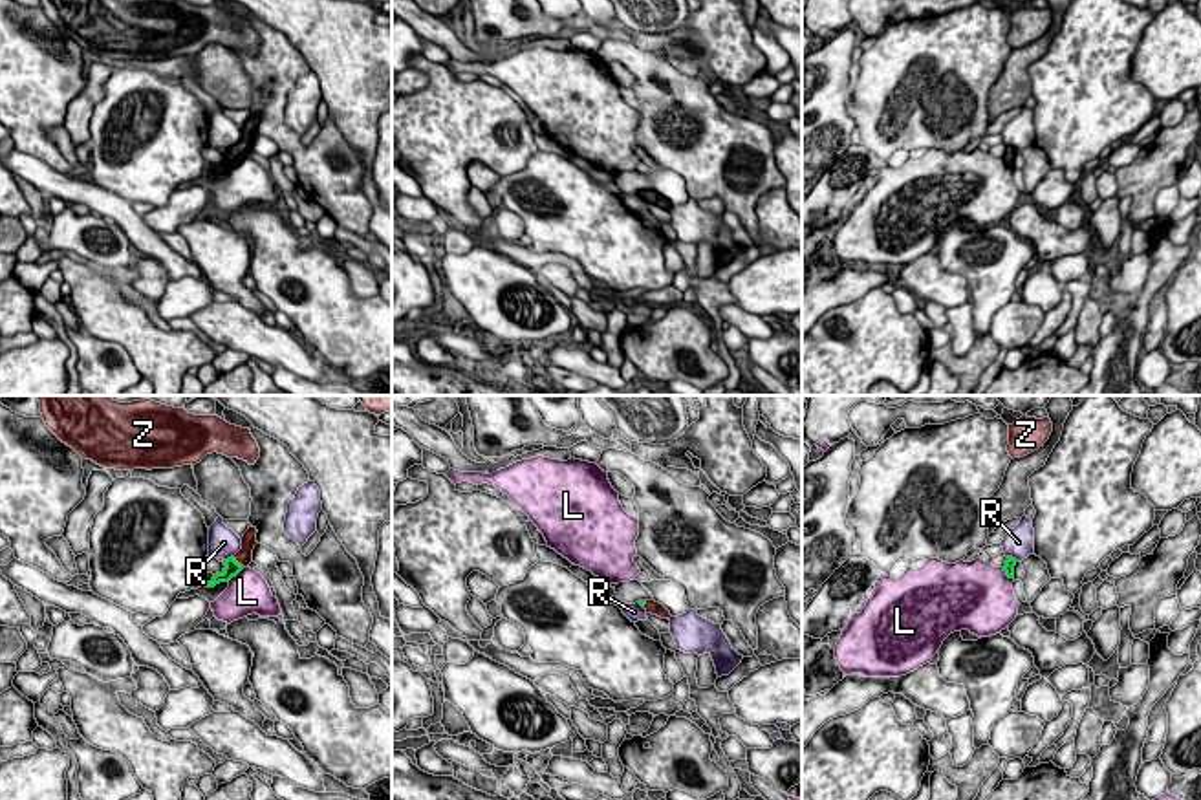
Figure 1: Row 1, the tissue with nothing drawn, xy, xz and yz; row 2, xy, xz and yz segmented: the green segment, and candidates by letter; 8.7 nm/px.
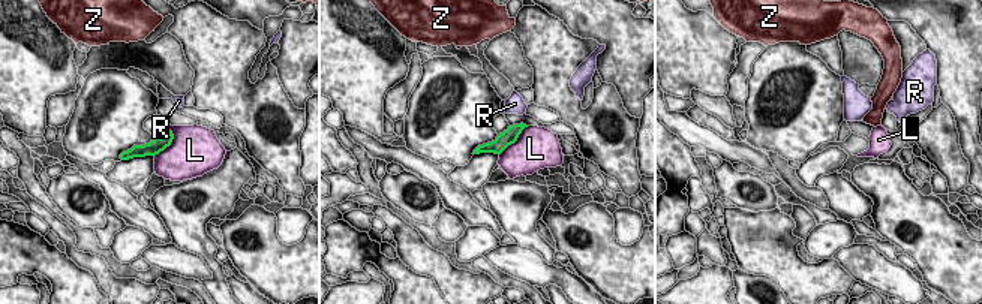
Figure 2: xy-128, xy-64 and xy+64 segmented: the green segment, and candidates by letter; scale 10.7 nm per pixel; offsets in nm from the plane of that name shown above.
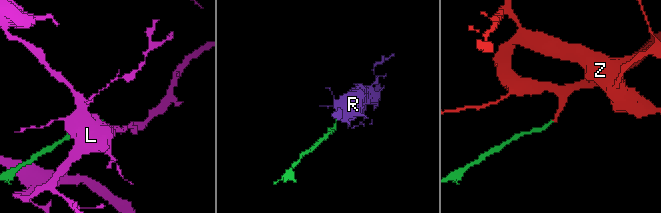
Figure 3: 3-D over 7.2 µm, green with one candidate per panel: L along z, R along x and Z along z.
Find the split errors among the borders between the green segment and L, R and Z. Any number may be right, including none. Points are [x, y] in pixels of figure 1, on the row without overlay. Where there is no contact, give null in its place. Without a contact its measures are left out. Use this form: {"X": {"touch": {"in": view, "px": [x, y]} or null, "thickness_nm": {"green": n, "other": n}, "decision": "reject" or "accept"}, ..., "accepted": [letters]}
{"L": {"touch": {"in": "xy", "px": [235, 165]}, "thickness_nm": {"green": 140, "other": 360}, "decision": "reject"}, "R": {"touch": {"in": "yz", "px": [1011, 147]}, "thickness_nm": {"green": 100, "other": 280}, "decision": "reject"}, "Z": {"touch": {"in": "xy", "px": [237, 152]}, "thickness_nm": {"green": 140, "other": 140}, "decision": "accept"}, "accepted": ["Z"]}

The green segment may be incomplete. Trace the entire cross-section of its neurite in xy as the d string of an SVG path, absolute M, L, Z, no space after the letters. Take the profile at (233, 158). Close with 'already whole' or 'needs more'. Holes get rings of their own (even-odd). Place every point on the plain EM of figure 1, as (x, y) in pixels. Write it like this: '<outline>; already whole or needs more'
M249 117L242 126L242 139L227 148L223 152L223 161L216 163L211 172L205 172L203 176L214 178L220 172L229 172L233 167L236 167L243 157L247 157L253 152L253 139L258 134L256 132L256 117Z; needs more

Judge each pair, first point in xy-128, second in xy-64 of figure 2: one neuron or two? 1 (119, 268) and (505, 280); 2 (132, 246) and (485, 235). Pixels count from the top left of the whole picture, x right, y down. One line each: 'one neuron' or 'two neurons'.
1: two neurons
2: one neuron

